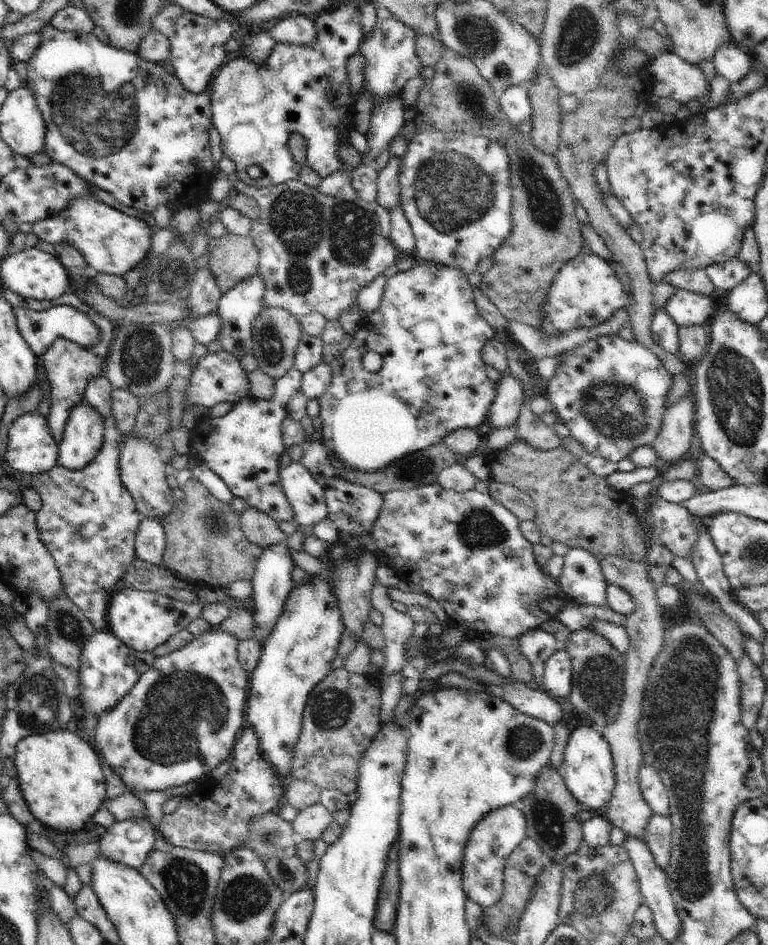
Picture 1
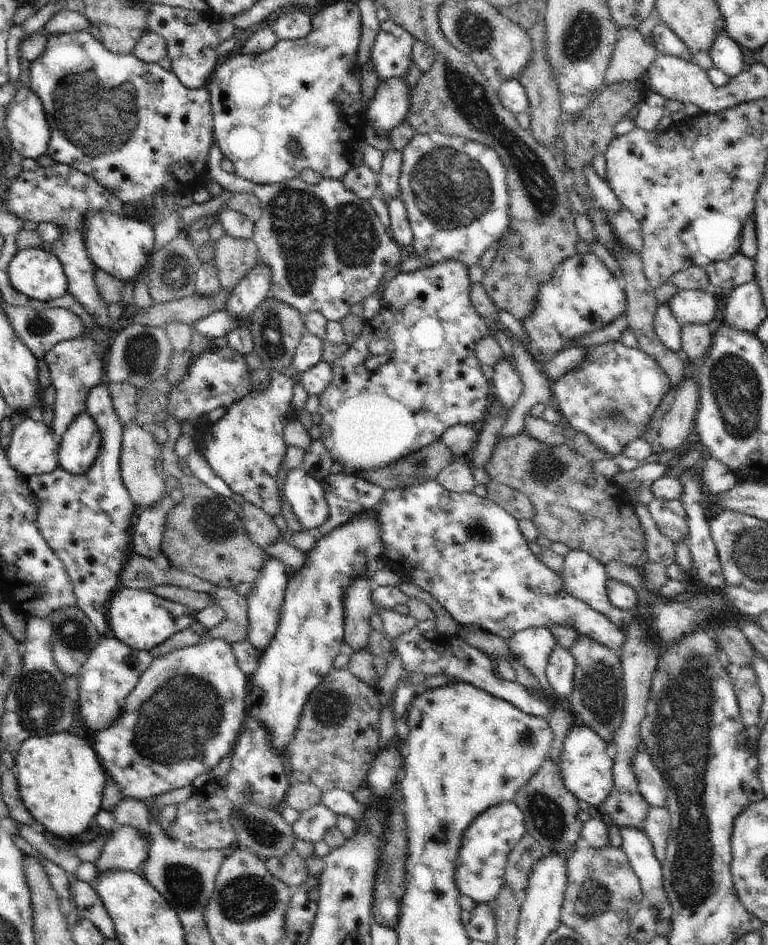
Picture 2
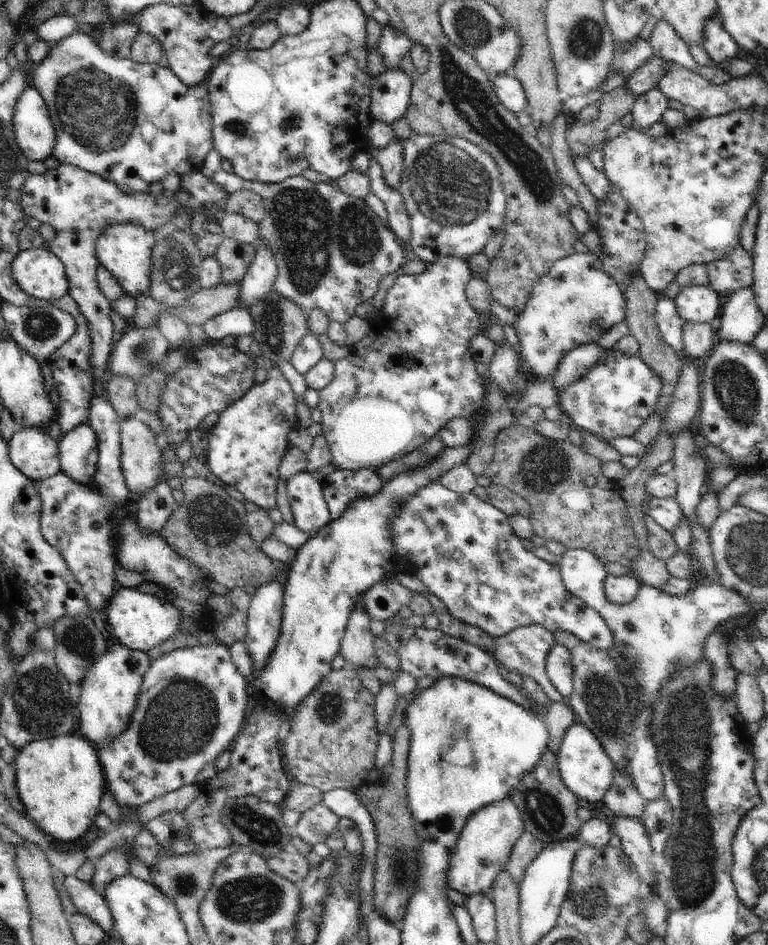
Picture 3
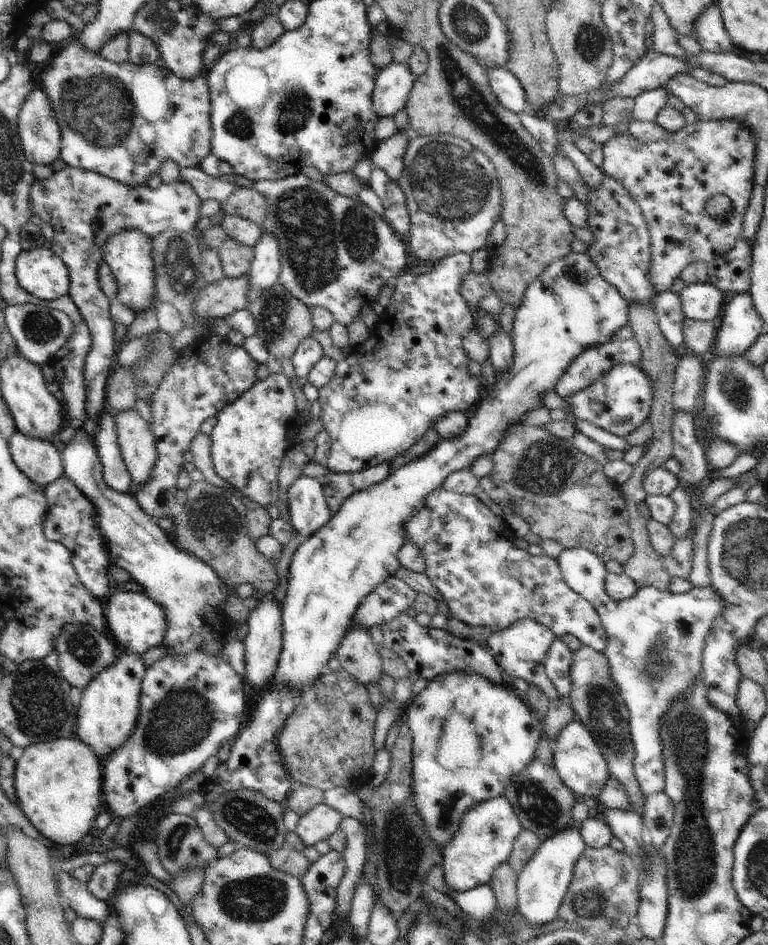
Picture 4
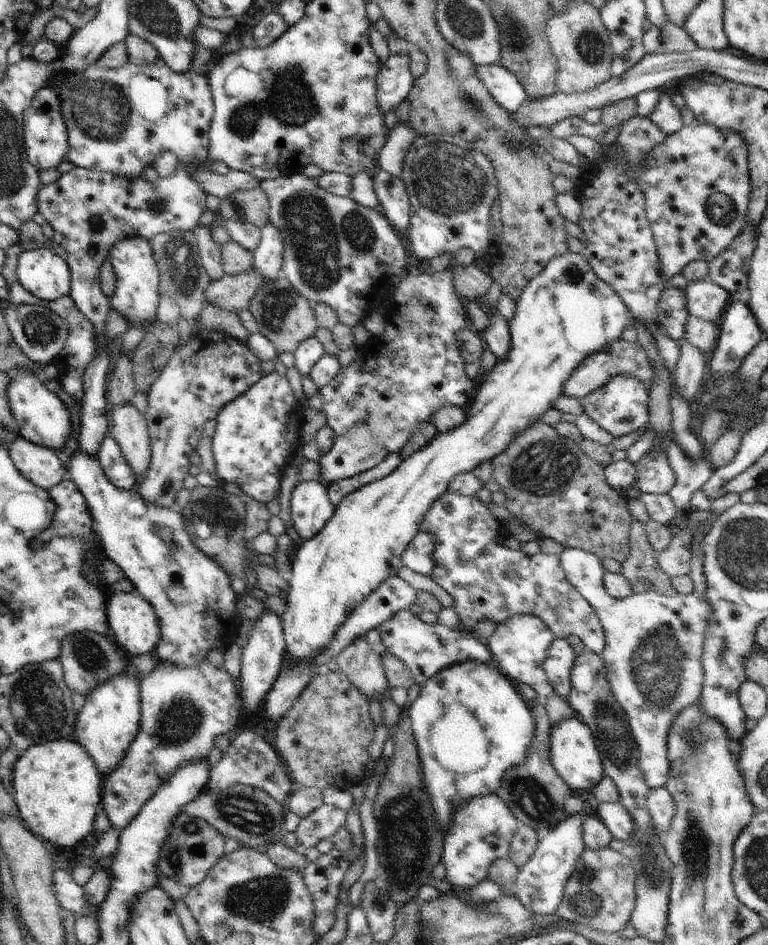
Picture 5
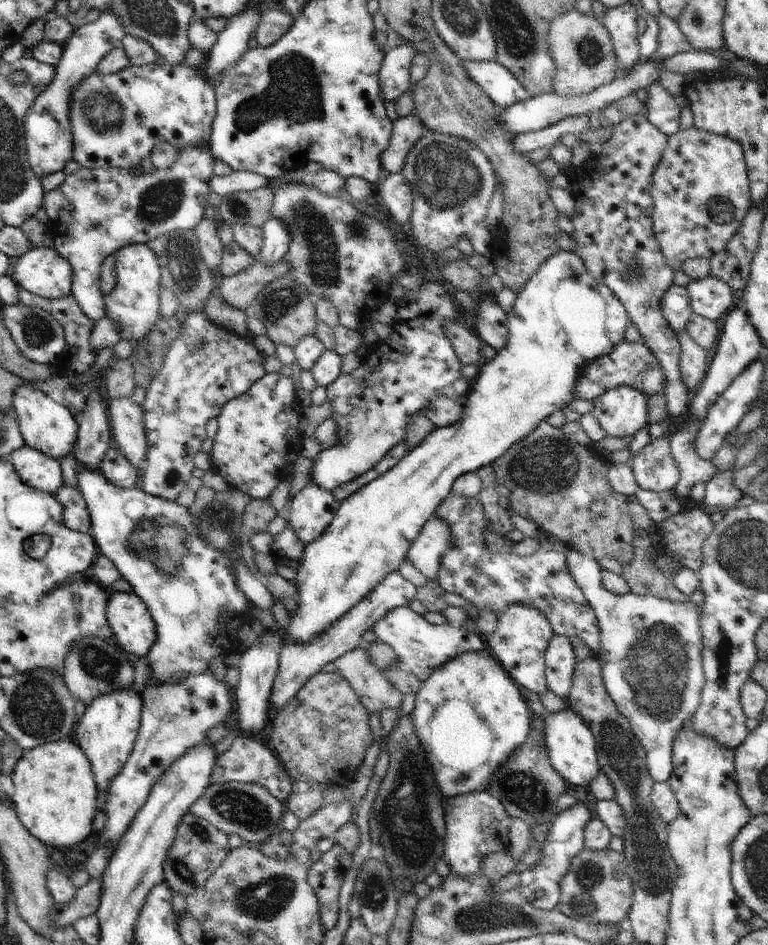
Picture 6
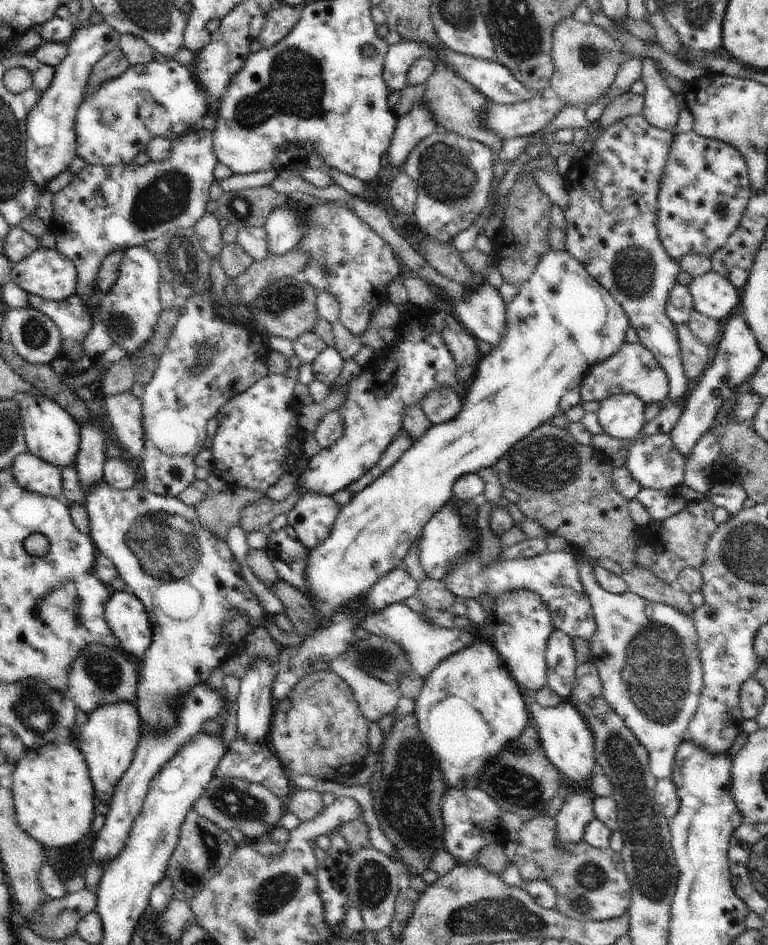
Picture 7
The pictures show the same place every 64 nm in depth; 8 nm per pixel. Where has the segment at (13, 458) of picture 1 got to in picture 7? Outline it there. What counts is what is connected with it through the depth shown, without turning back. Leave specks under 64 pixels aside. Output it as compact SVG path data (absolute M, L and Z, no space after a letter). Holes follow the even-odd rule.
M28 451L16 456L11 468L14 482L22 490L28 490L28 492L41 494L48 498L63 498L60 468L32 456Z

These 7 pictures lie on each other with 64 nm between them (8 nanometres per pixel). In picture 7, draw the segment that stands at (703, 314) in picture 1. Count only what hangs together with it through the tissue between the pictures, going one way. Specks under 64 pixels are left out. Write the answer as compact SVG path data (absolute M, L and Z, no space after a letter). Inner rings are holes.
M712 269L694 278L689 290L693 296L694 309L717 321L734 314L741 304L741 290Z

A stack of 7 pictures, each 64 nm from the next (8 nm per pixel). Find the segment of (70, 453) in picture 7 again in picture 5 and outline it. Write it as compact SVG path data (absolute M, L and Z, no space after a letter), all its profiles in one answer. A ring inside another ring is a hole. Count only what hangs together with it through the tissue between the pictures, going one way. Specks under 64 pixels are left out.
M18 369L11 372L10 386L5 392L10 402L10 408L17 423L18 435L42 448L59 451L69 440L73 431L72 419L66 406L50 392L43 383L43 378L28 372L28 369Z

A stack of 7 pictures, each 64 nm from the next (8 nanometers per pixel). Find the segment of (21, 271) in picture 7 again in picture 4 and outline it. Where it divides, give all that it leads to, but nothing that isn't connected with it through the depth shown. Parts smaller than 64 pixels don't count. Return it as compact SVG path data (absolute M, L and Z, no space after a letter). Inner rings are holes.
M49 245L20 252L15 275L26 292L43 301L55 301L69 294L68 268Z

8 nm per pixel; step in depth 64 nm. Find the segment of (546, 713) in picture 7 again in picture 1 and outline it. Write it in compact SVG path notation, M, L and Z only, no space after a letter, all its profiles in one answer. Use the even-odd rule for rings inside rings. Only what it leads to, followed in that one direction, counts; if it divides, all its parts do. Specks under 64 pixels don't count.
M594 726L577 727L570 733L570 738L564 748L564 760L558 768L564 777L566 788L576 797L576 800L593 808L596 813L602 813L604 806L610 802L612 792L615 792L614 761L610 743Z

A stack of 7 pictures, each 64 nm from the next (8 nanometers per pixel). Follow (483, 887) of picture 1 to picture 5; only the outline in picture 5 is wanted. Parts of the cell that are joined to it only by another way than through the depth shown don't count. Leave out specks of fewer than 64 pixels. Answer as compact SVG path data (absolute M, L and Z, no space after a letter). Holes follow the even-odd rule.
M496 794L476 796L460 806L445 834L441 858L451 888L470 888L486 879L492 862L509 854L518 822L502 797Z

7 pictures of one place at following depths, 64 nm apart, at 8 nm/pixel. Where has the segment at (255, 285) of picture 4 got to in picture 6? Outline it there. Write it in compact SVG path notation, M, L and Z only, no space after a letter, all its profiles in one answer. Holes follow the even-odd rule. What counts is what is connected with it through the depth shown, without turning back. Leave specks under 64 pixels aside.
M271 216L263 226L264 238L262 248L257 261L260 260L266 266L274 266L278 264L282 258L285 258L286 253L290 250L292 238L290 232L286 228L284 222L280 222L280 218Z

